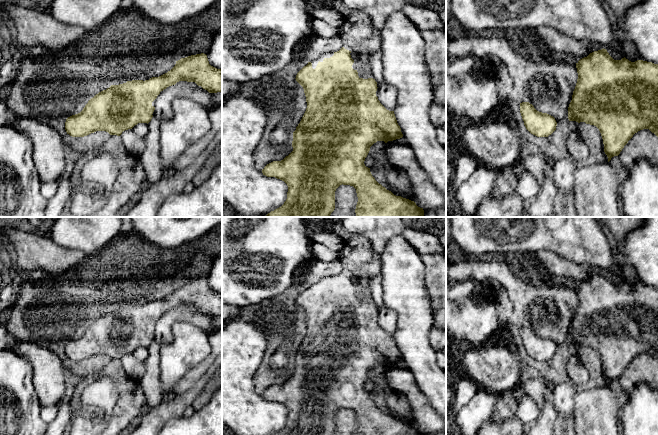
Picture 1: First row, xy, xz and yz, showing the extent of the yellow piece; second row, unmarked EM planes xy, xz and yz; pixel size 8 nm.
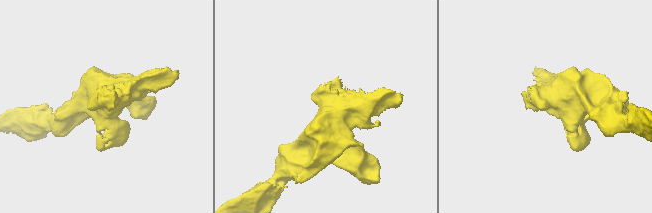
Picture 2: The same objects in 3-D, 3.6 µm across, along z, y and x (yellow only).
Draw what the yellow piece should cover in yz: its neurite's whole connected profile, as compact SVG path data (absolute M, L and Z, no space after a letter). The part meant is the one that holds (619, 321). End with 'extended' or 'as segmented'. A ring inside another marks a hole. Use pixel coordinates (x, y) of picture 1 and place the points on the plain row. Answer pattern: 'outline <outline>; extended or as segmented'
outline M606 273L590 277L576 287L578 303L568 331L569 345L596 350L602 360L604 376L608 386L618 380L635 357L649 353L658 361L658 288L637 284L631 286L625 281L614 284Z; as segmented

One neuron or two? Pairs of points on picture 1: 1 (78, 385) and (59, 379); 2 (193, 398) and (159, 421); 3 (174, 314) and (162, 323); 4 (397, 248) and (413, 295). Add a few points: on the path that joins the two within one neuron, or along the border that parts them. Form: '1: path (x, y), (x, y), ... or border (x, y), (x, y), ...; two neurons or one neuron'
1: border (71, 385), (67, 396); two neurons
2: path (185, 399), (167, 413); one neuron
3: path (171, 316), (165, 322); one neuron
4: path (399, 260), (403, 272), (403, 283); one neuron

